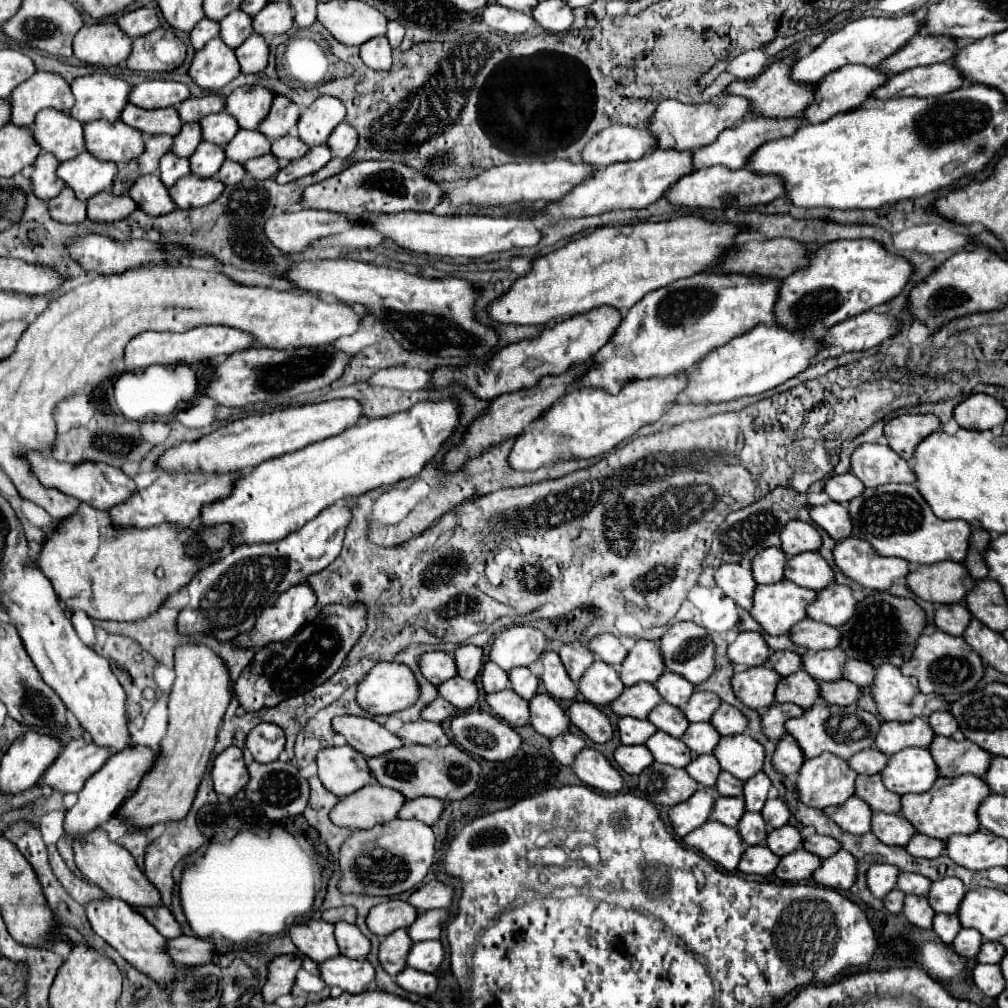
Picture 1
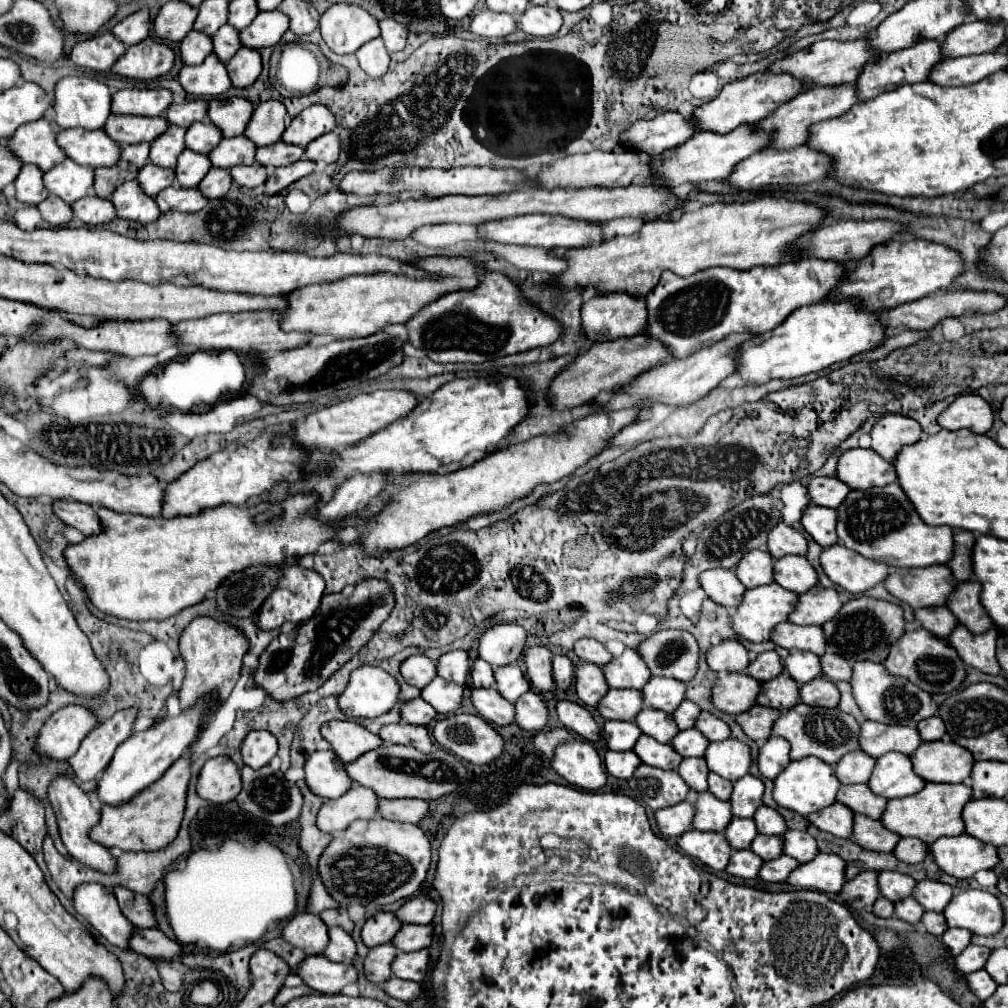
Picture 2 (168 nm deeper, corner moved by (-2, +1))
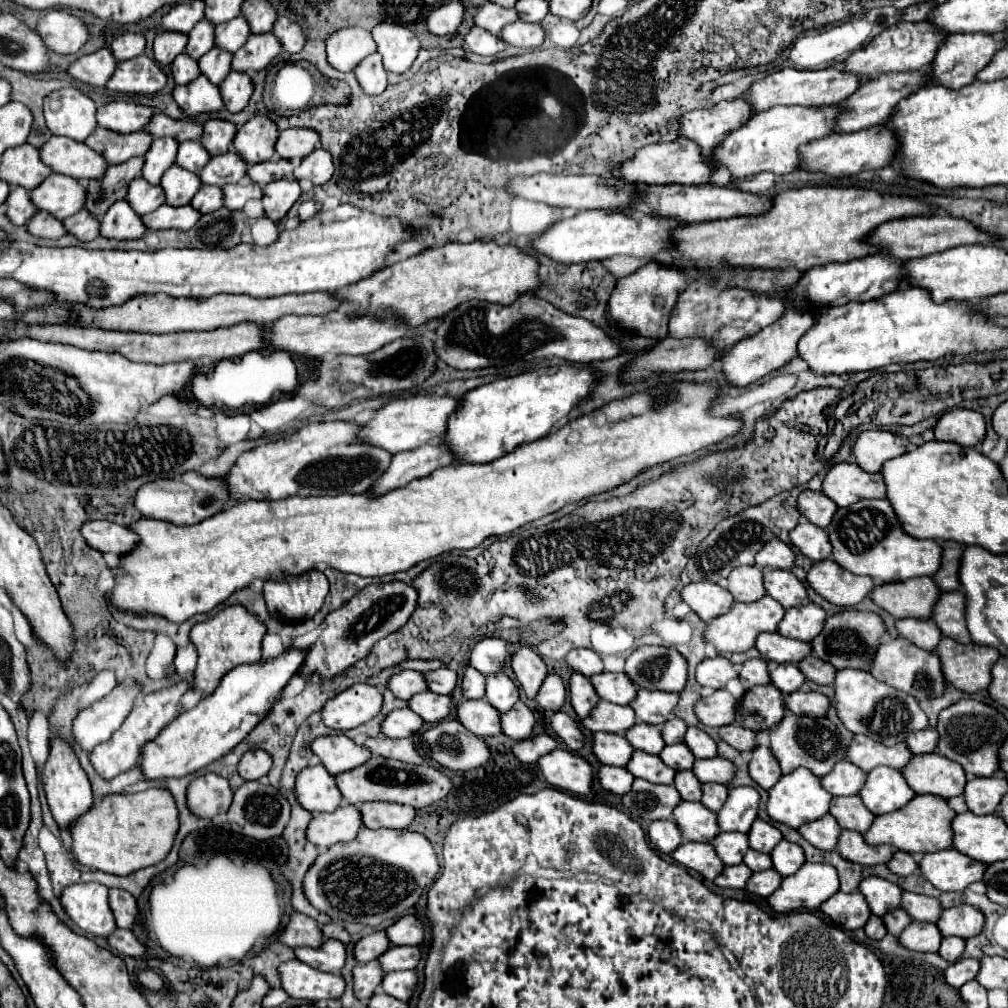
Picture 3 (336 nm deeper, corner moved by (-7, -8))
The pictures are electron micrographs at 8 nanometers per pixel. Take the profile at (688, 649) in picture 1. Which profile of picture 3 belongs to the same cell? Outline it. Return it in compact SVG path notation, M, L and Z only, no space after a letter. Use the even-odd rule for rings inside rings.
M639 646L627 658L625 674L647 690L681 692L687 684L687 658L675 648Z

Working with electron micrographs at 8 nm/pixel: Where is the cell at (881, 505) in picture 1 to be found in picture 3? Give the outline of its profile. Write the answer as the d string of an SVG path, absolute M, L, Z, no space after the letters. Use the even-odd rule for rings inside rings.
M861 500L853 506L839 508L827 526L829 540L833 544L833 560L853 574L865 574L879 582L901 582L917 576L933 576L941 566L941 546L935 540L921 540L909 536L891 502Z

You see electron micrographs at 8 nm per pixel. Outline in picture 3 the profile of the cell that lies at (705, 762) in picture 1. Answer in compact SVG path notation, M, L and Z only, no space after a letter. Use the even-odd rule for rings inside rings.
M681 770L675 776L675 788L679 790L683 800L701 800L701 782L697 780L695 774L691 774L691 770Z

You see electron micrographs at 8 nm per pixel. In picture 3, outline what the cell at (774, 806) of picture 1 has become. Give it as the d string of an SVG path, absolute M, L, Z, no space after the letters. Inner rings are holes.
M757 818L749 830L749 846L759 852L771 852L781 842L781 832L777 826Z

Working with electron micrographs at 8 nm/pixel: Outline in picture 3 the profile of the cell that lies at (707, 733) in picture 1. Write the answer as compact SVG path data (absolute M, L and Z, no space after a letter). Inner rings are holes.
M683 742L681 744L673 744L673 746L665 746L659 754L659 758L675 768L675 770L691 770L693 764L695 764L695 754L691 754L689 746L685 746Z

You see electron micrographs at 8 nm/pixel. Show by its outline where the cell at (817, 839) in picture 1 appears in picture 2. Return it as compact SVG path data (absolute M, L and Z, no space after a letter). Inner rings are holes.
M786 831L782 839L784 839L784 855L796 859L798 863L812 861L812 857L816 857L818 853L816 841L812 841L812 837L804 831Z

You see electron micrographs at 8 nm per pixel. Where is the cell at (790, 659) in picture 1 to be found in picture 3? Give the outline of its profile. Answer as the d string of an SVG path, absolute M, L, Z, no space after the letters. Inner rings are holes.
M747 660L739 672L739 680L745 686L745 690L751 690L759 684L769 684L769 664L767 660Z

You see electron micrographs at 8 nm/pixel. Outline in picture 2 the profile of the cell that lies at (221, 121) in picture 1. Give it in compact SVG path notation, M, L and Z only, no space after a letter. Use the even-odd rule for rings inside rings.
M202 121L202 123L196 123L196 125L188 127L184 141L186 141L186 147L190 151L208 155L222 141L222 133L210 121Z

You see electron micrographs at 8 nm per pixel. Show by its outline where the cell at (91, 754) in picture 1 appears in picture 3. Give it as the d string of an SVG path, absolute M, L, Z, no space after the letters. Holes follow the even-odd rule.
M179 682L171 688L163 688L159 692L153 692L153 694L147 694L147 696L141 696L133 710L129 712L129 716L123 720L123 724L119 726L119 730L113 732L111 740L99 744L97 748L93 748L93 752L89 754L89 760L91 760L91 766L97 770L97 774L105 780L111 780L115 778L117 774L129 770L131 766L137 764L137 758L139 758L139 750L145 742L153 740L153 736L157 736L175 716L177 716L177 704L179 704L179 698L187 692L189 684L187 682Z

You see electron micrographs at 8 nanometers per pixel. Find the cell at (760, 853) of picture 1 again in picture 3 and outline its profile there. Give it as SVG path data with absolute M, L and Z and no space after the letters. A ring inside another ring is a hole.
M745 864L725 866L723 874L717 876L715 884L717 884L717 886L725 886L725 888L745 888L751 876L753 876L753 872L751 872L749 866L745 866Z

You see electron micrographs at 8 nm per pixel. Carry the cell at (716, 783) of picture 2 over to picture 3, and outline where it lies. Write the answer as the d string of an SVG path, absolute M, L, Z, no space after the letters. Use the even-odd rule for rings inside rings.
M703 784L703 798L701 798L701 804L707 806L709 810L713 812L719 812L721 806L725 804L727 800L727 786L723 784Z

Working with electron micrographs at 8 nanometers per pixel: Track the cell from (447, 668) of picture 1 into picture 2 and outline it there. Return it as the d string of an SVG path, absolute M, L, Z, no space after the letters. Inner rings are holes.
M412 655L400 663L400 675L408 685L424 689L436 677L436 663L426 655Z

